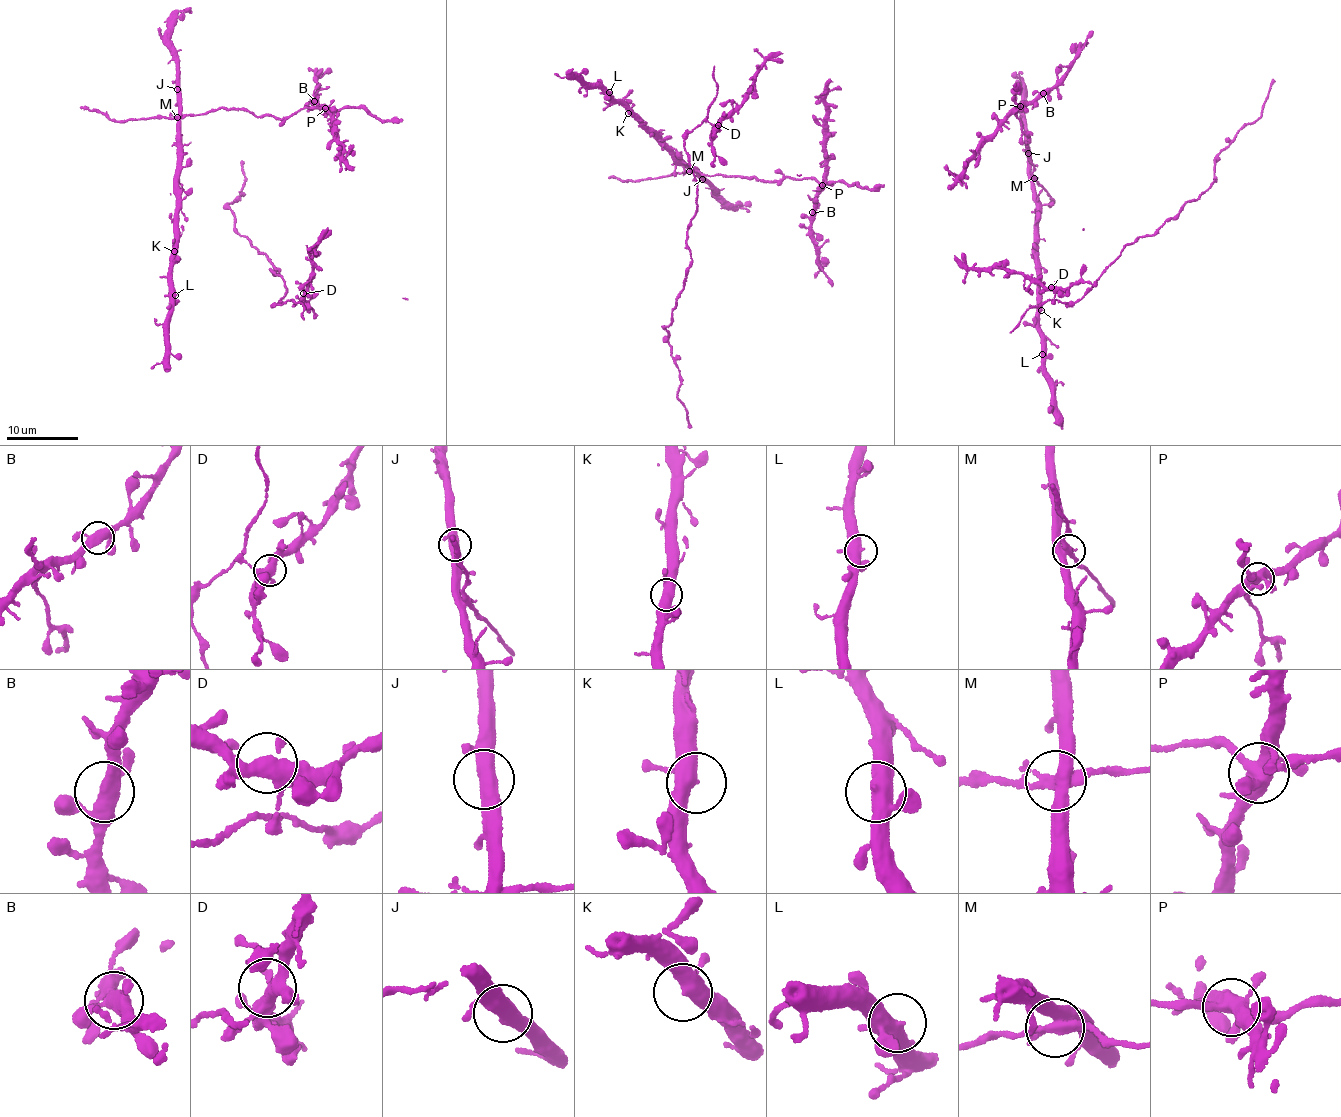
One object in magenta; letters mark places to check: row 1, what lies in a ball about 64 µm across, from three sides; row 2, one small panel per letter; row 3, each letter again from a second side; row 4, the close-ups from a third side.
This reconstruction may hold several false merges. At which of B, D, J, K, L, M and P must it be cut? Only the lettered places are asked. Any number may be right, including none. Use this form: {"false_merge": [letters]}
{"false_merge": ["M", "P"]}

